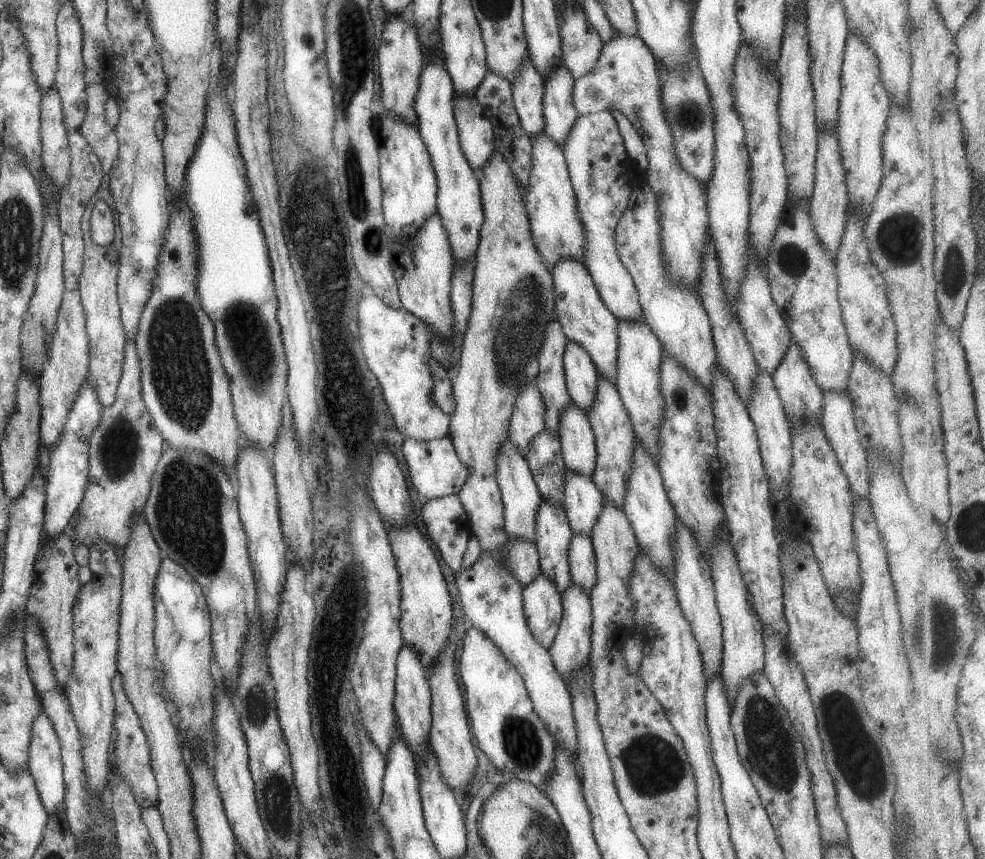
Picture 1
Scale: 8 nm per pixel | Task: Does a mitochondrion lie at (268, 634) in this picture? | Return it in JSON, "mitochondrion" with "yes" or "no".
{"mitochondrion":"no"}

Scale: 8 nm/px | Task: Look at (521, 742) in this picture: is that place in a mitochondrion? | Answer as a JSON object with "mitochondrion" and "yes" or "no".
{"mitochondrion":"yes"}

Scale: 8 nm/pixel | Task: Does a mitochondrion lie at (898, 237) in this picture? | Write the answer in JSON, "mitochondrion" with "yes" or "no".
{"mitochondrion":"yes"}

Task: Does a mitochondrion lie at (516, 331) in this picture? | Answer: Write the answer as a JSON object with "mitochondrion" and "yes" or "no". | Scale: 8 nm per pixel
{"mitochondrion":"yes"}

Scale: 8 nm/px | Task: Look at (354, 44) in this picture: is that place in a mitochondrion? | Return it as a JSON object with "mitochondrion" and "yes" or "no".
{"mitochondrion":"yes"}

